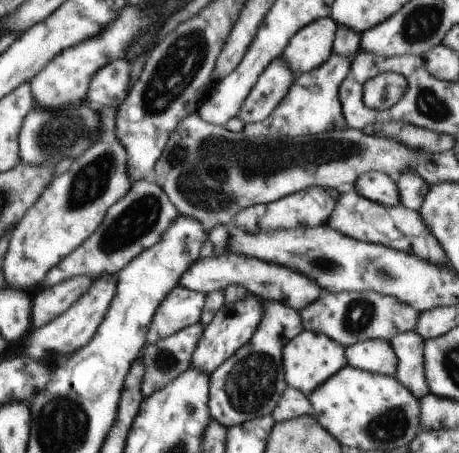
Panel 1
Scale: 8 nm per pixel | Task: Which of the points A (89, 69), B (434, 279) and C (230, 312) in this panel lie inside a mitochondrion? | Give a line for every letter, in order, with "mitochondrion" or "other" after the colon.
A: other
B: other
C: other

